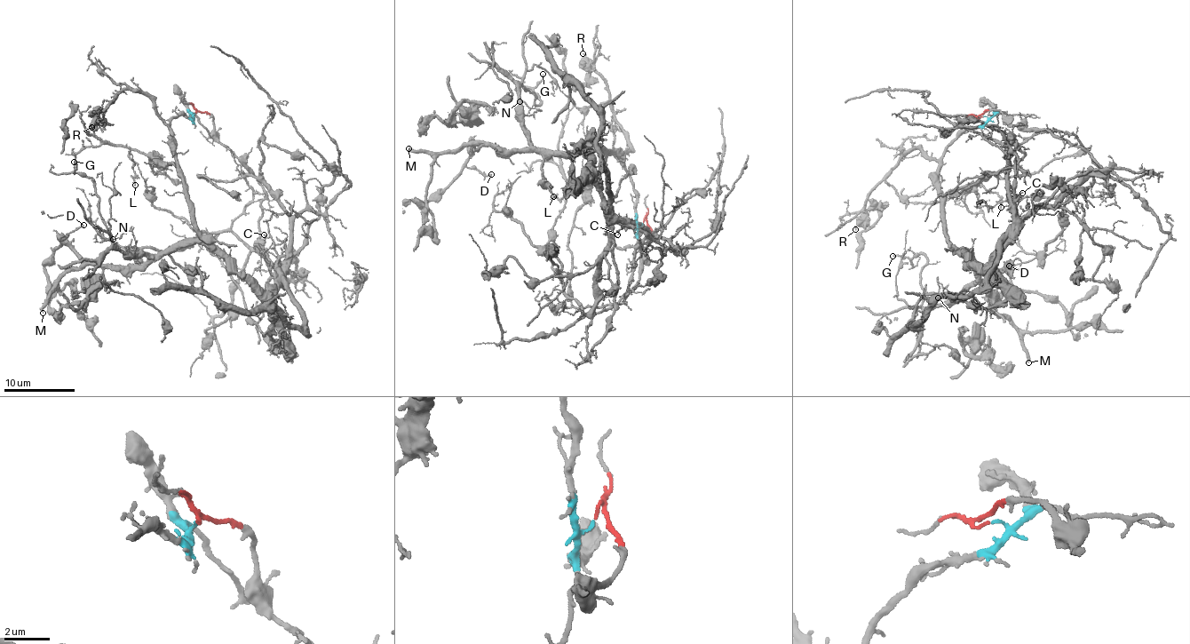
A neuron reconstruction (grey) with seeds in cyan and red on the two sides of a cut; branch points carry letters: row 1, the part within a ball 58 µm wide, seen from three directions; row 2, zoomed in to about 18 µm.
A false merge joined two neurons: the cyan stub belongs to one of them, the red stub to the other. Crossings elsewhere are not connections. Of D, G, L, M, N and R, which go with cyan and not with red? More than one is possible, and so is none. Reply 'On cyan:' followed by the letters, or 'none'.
On cyan: D, G, L, M, N, R

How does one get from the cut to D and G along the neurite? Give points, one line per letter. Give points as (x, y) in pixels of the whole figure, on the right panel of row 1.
D: (982, 115), (981, 125), (959, 132), (945, 150), (943, 234), (979, 264), (994, 306), (1012, 290), (1009, 266)
G: (982, 115), (940, 168), (943, 234), (979, 264), (974, 283), (924, 307), (926, 258), (892, 256)

